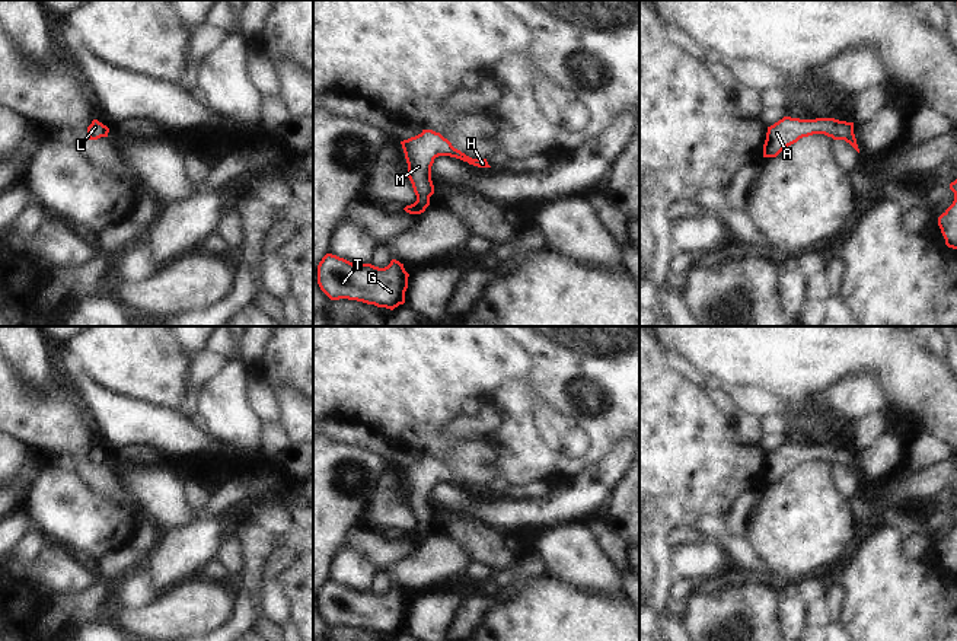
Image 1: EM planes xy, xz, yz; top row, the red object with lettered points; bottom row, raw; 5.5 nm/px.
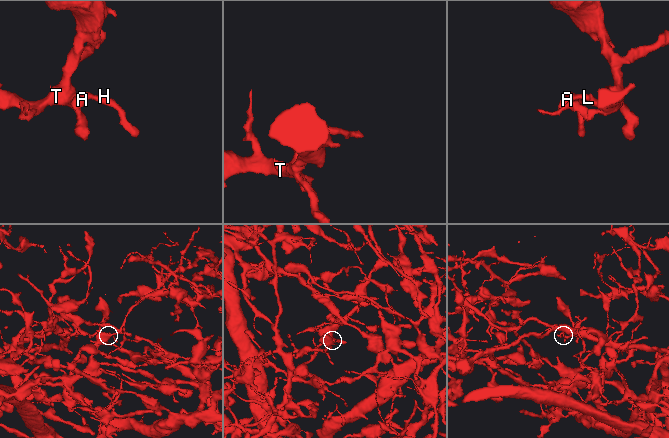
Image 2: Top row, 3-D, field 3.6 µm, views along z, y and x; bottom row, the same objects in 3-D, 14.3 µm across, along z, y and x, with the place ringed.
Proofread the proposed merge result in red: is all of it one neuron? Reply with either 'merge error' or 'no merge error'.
no merge error

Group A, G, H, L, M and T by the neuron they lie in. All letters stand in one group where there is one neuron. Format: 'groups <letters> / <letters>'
groups A G H L M T

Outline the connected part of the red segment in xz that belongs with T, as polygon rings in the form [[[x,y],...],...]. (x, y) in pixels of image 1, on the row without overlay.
[[[326,580],[318,591],[318,610],[331,626],[357,626],[390,637],[405,629],[408,603],[396,586],[379,594]]]

